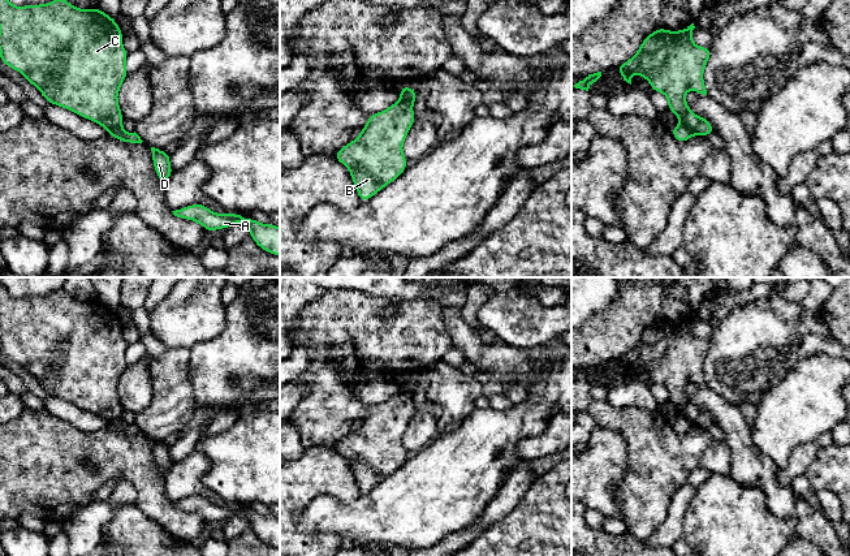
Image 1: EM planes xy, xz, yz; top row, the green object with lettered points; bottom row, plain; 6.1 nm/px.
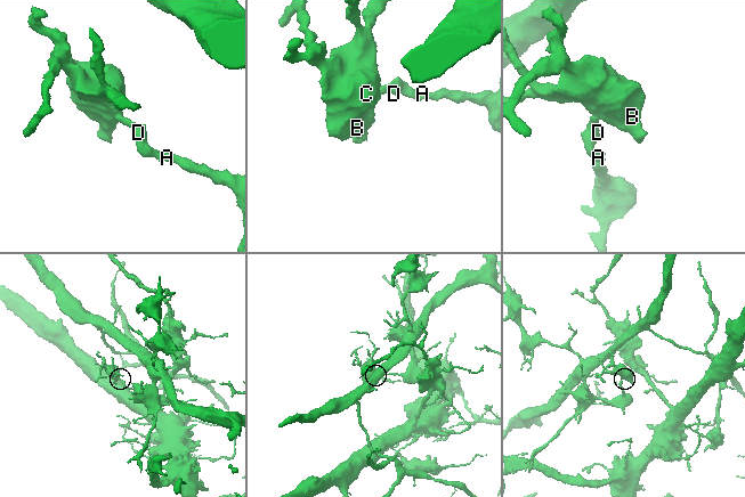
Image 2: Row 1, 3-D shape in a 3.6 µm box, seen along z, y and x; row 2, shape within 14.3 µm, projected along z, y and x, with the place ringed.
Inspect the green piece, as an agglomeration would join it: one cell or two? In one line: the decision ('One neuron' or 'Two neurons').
Two neurons

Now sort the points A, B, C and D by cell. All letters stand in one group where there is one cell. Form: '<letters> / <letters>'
A D / B C

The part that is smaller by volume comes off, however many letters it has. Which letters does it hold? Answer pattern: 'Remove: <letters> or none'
Remove: B, C

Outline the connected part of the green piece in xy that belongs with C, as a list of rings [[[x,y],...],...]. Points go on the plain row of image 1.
[[[0,284],[0,353],[20,363],[49,395],[89,410],[108,424],[122,418],[124,408],[117,385],[128,362],[128,342],[122,337],[122,322],[115,310],[102,301],[79,301],[62,288],[47,296],[16,298]]]

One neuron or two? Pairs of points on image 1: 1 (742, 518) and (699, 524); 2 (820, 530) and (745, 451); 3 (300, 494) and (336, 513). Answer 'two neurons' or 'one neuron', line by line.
1: one neuron
2: one neuron
3: two neurons

